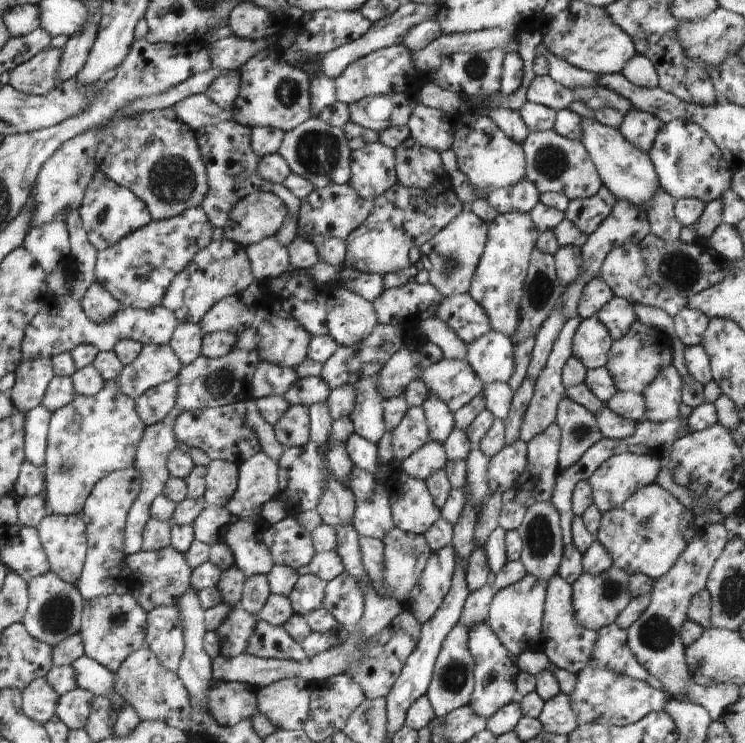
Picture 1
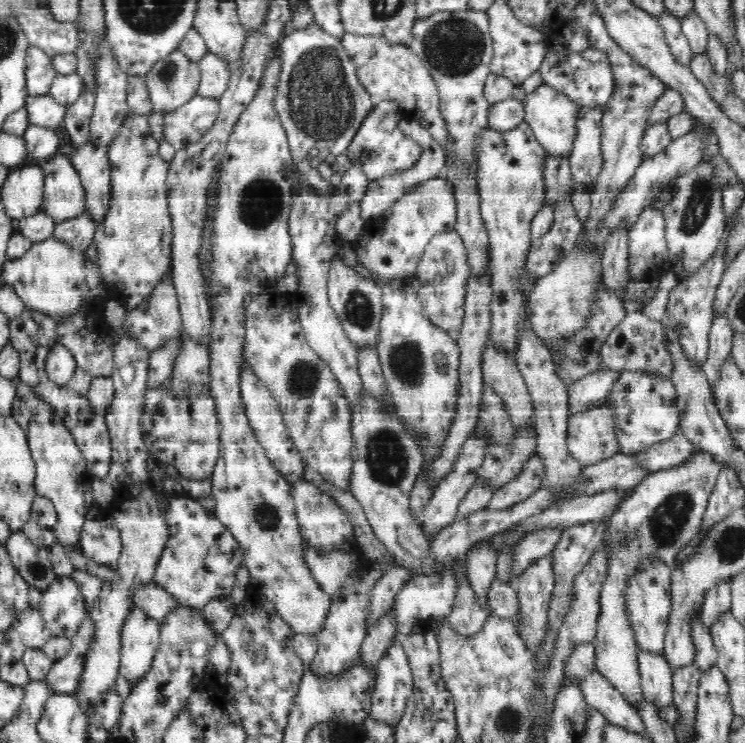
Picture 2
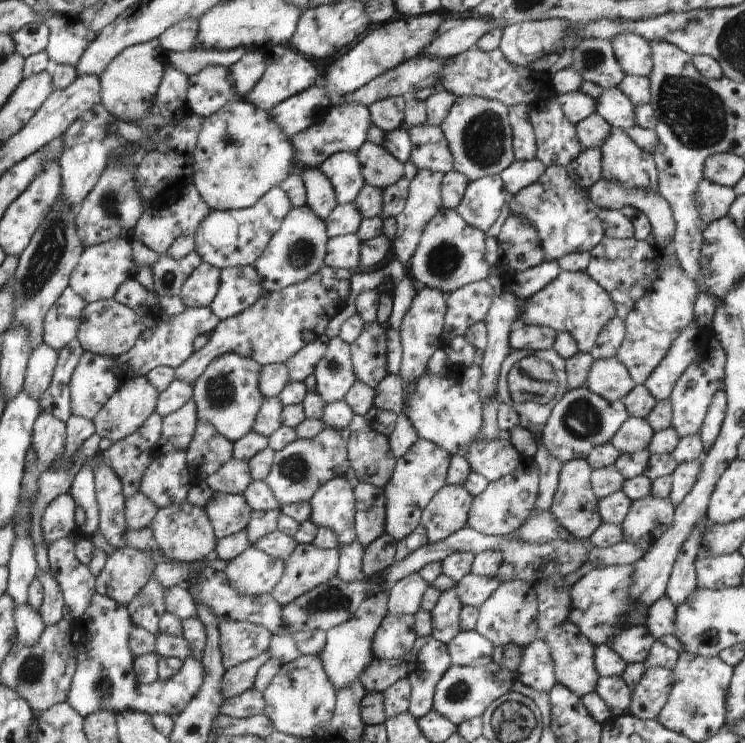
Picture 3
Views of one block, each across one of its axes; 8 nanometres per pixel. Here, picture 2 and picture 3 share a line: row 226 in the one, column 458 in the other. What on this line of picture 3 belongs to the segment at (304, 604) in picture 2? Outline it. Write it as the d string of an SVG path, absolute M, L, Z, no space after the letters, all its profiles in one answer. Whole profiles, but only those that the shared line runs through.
M456 209L438 210L426 224L420 243L410 262L408 272L422 286L448 295L470 283L487 280L490 266L484 260L484 231L469 226Z

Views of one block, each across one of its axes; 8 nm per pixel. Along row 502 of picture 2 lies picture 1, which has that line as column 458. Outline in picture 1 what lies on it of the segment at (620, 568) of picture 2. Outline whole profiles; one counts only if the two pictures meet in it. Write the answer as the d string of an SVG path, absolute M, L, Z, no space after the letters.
M458 621L443 639L425 694L438 719L444 719L453 710L468 705L472 700L473 686L476 684L476 662L469 651L469 628Z

